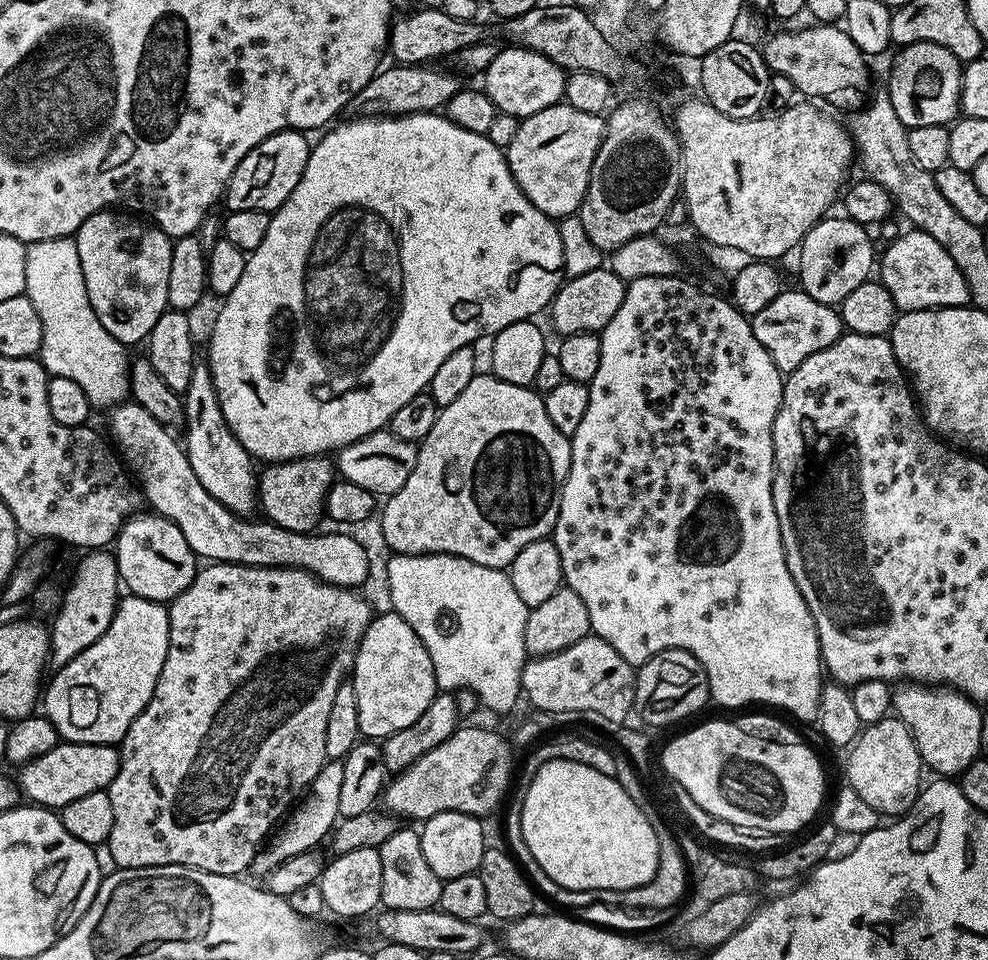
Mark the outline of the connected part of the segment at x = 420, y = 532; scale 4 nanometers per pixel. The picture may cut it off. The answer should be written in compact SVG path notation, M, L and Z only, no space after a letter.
M477 374L466 385L466 390L459 394L450 405L441 407L436 414L434 427L430 429L430 434L426 434L426 438L421 440L416 450L416 461L414 462L414 470L410 470L410 478L406 478L406 486L402 486L402 490L398 490L393 496L387 497L383 501L382 511L379 513L382 532L385 534L386 542L389 544L393 553L401 556L421 556L422 554L446 554L447 556L457 556L458 558L466 558L470 562L478 562L478 566L490 566L491 568L507 569L514 562L514 558L518 558L518 554L522 550L522 546L530 546L530 542L538 542L545 539L556 526L558 518L558 510L560 509L560 487L566 482L566 474L570 470L570 458L572 457L572 442L569 437L562 434L562 430L558 430L558 426L554 426L554 422L550 422L550 414L546 414L546 406L544 405L544 397L535 387L527 384L515 384L514 382L506 382L502 378L491 374Z

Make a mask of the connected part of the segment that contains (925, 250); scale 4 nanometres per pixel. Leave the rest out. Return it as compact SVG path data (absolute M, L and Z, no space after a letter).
M907 230L888 249L884 252L884 257L879 257L878 272L880 268L879 283L886 286L886 290L890 290L890 298L894 298L897 309L900 312L920 312L924 308L962 308L969 303L970 297L968 287L962 278L962 274L958 270L958 266L954 266L954 258L950 258L950 254L946 254L946 250L938 242L934 242L934 238L930 238L930 234L919 230Z

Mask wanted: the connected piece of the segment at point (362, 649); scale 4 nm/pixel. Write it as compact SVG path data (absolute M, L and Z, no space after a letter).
M394 611L373 615L356 651L356 661L350 673L350 681L358 700L360 736L364 738L393 736L398 730L414 726L414 722L418 722L418 718L426 714L430 702L438 694L434 678L434 662L430 662L430 654L426 654L422 638L414 634L406 618L402 618Z

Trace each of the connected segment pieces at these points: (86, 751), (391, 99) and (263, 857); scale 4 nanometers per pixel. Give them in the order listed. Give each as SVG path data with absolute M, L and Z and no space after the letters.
M61 742L50 750L50 754L42 754L42 758L34 758L29 764L23 765L19 769L18 787L25 797L28 796L33 805L41 808L51 808L59 810L70 802L75 802L77 798L82 798L85 794L103 792L114 782L114 774L118 774L120 765L119 751L111 744L69 744Z
M397 65L377 71L367 84L348 103L347 113L354 118L366 115L404 116L406 113L433 112L443 109L454 94L460 92L462 82L444 70L427 65Z
M329 759L318 770L318 778L314 782L306 795L291 809L290 815L275 829L274 835L260 849L260 853L254 858L250 872L251 875L267 877L286 858L294 858L294 854L311 852L317 847L316 843L320 839L327 837L338 823L340 811L338 810L338 798L342 791L342 770L343 763L339 759Z

